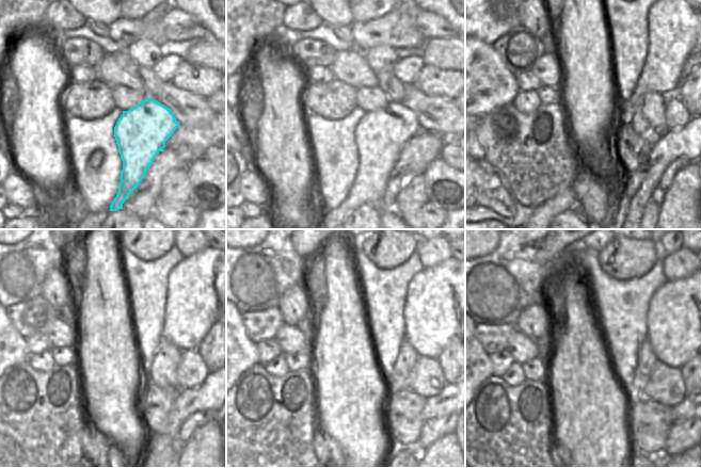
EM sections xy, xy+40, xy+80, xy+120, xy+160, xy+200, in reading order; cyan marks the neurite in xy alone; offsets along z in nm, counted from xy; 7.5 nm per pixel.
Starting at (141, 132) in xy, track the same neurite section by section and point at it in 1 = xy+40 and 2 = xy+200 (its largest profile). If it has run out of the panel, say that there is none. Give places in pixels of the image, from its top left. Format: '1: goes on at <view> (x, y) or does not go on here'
1: goes on at xy+40 (380, 135)
2: goes on at xy+200 (682, 317)

